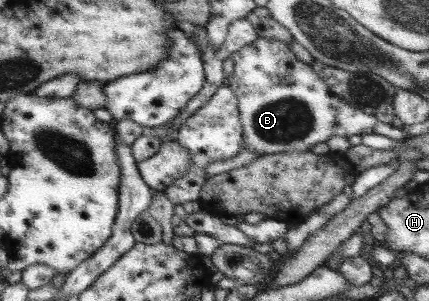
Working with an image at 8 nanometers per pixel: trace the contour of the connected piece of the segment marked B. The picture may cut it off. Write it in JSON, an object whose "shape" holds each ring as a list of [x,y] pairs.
{"shape":[[[257,37],[245,47],[238,49],[229,56],[232,60],[232,77],[228,80],[228,86],[238,100],[238,117],[241,120],[242,147],[256,151],[258,155],[266,153],[282,153],[290,151],[310,151],[315,143],[322,143],[332,135],[345,137],[349,135],[384,135],[388,139],[405,139],[408,137],[404,128],[397,128],[381,122],[373,115],[364,113],[356,107],[336,97],[328,85],[314,73],[311,65],[305,65],[298,61],[289,47],[282,41]]]}

